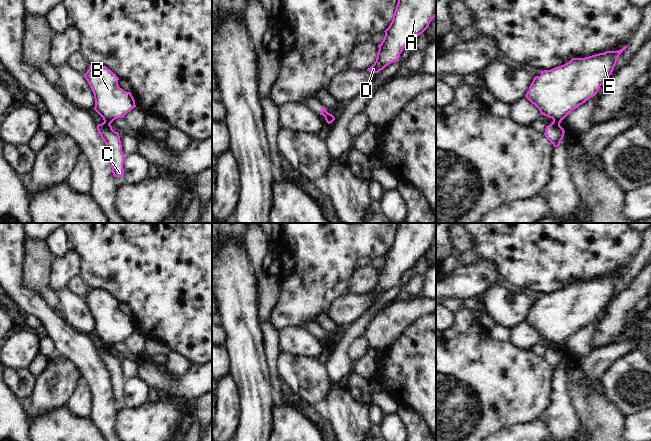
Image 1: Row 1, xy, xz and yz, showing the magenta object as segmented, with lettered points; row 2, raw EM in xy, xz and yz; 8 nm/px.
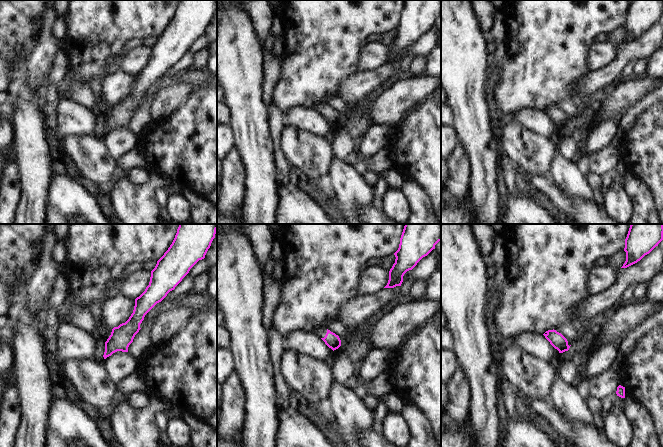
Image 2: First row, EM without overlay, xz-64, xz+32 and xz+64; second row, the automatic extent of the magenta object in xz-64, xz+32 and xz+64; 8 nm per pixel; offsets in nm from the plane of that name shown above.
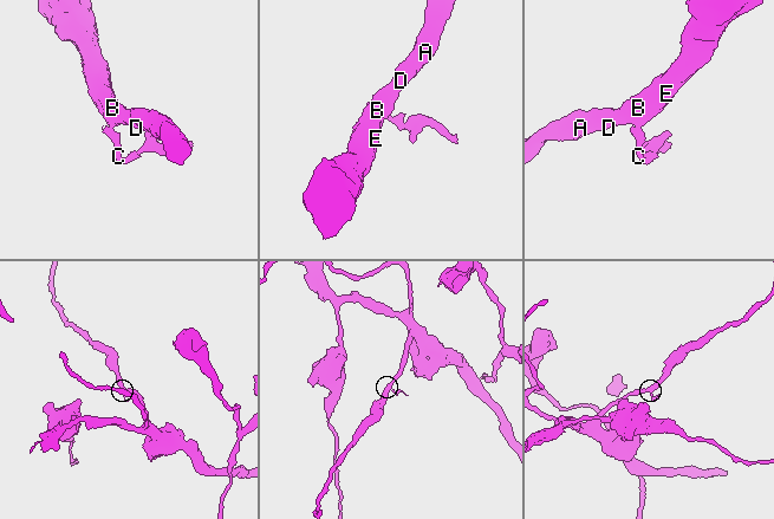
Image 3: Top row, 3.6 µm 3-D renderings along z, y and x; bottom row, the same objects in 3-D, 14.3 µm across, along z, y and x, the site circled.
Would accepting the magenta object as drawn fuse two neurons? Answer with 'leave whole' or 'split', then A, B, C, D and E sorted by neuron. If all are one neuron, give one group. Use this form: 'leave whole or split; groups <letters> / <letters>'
split; groups A B D E / C

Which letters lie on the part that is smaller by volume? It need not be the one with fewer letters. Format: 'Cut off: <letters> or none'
Cut off: C.

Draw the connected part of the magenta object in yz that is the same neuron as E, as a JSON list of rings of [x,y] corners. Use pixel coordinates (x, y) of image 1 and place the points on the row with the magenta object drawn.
[[[627,45],[618,51],[606,51],[585,58],[572,58],[564,65],[551,70],[544,70],[540,76],[534,77],[525,97],[534,104],[541,115],[553,119],[553,123],[561,121],[574,109],[595,96],[601,85],[612,74],[619,55]]]

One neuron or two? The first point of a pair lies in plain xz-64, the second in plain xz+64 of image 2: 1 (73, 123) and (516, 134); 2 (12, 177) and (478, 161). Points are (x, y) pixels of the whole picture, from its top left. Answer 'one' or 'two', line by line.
1: two
2: two

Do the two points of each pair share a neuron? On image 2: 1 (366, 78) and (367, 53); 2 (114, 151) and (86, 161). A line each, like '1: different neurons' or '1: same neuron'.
1: different neurons
2: different neurons

